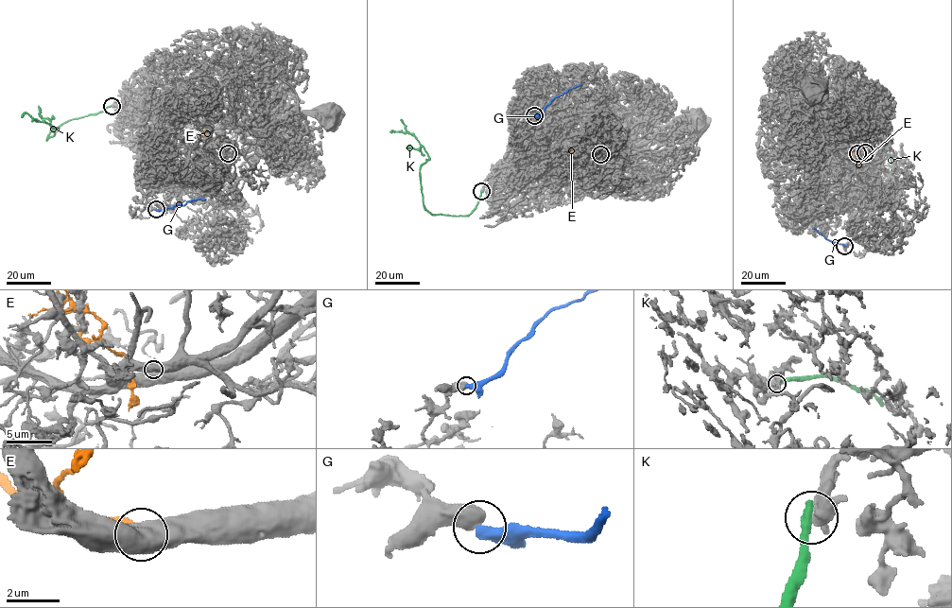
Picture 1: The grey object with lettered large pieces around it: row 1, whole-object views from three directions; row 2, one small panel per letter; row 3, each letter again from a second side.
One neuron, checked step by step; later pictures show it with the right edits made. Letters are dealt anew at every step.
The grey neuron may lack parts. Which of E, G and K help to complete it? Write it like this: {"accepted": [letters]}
{"accepted": []}

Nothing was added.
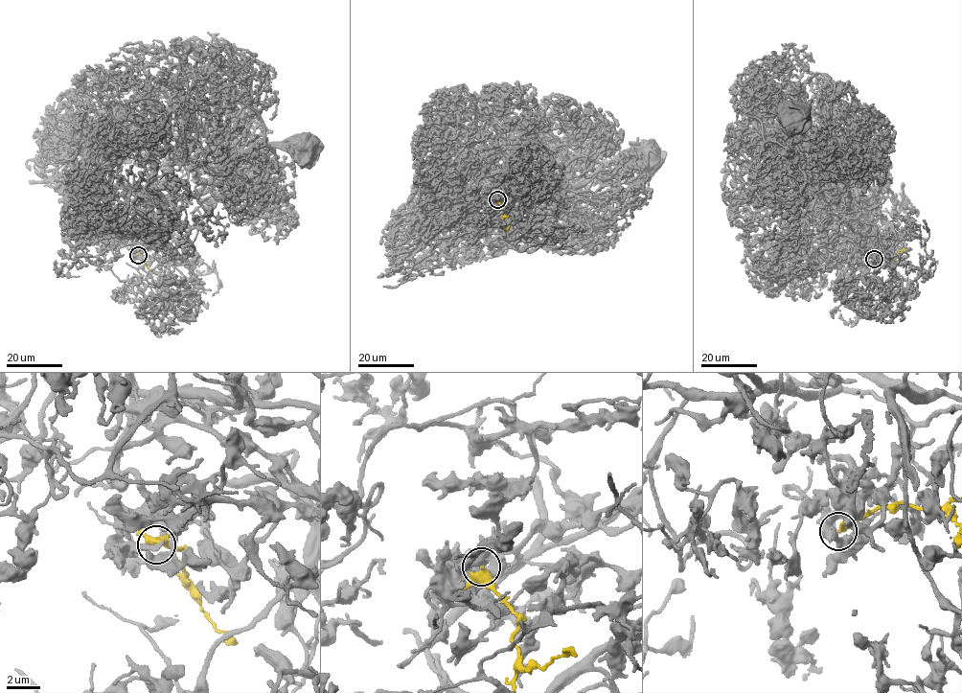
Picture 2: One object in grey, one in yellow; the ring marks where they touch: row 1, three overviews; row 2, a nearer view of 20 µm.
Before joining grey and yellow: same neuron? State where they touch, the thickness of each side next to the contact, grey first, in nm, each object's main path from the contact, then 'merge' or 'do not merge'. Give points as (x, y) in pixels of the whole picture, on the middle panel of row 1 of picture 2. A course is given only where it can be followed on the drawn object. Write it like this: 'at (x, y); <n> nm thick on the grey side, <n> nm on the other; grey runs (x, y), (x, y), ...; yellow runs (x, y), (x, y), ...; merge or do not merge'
at (497, 199); 280 nm thick on the grey side, 320 nm on the other; grey runs (496, 199), (492, 200), (489, 213), (504, 196), (561, 194), (616, 160), (644, 160); yellow runs (497, 199), (503, 208), (503, 226), (506, 229), (510, 224); do not merge

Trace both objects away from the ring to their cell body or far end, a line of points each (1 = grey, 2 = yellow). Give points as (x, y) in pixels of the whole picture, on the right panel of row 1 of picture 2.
1: (874, 260), (875, 248), (864, 240), (874, 235), (851, 218), (844, 176), (824, 149), (801, 132), (797, 113)
2: (875, 260), (882, 255), (902, 254), (904, 250), (899, 250)

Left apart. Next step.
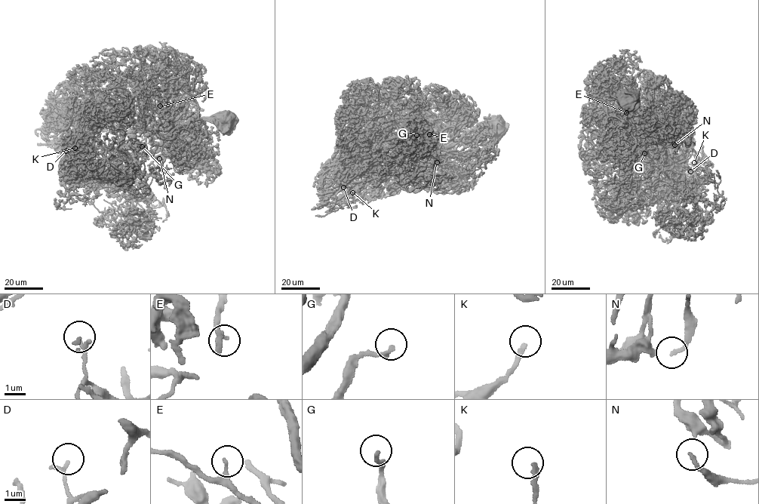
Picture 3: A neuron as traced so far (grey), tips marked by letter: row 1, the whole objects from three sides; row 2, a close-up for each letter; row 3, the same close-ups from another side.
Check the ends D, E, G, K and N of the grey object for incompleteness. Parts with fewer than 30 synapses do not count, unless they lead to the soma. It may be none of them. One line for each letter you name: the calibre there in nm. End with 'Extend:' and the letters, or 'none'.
K: Thickness 220 nm
Extend: K

